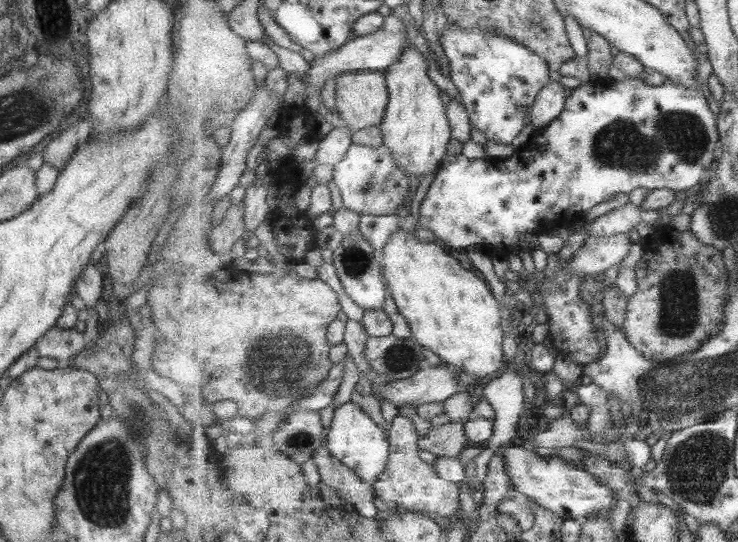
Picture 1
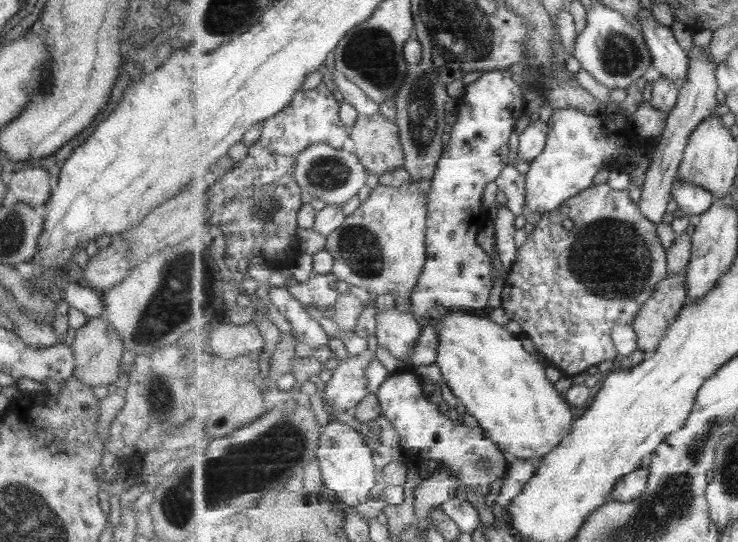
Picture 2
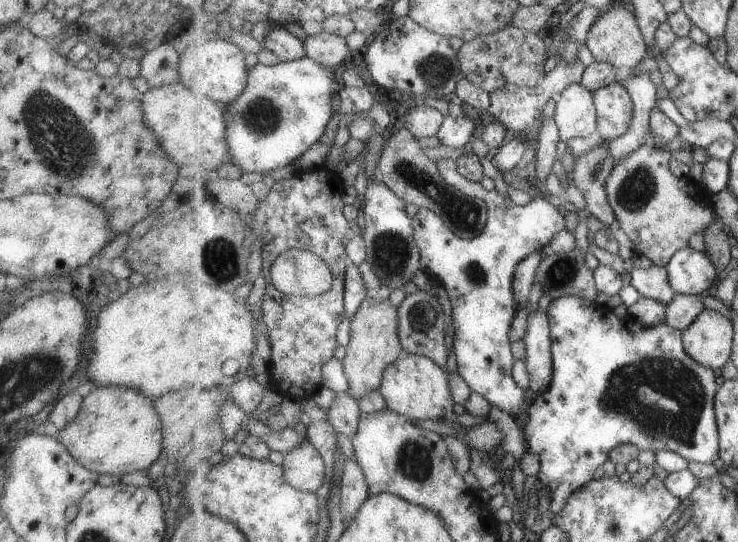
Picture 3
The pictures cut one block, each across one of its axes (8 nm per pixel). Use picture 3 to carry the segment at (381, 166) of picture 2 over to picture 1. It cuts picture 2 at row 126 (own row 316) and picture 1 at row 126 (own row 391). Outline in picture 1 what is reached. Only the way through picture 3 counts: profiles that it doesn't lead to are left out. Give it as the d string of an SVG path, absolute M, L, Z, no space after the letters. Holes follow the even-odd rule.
M384 71L345 72L337 77L338 112L353 131L363 130L369 126L380 126L390 100L389 87Z

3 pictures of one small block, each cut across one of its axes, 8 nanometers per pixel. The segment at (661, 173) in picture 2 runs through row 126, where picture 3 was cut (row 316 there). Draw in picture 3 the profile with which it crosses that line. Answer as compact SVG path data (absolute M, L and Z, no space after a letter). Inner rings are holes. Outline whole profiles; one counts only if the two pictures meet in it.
M677 293L673 300L666 304L666 323L684 331L704 310L705 304L699 300L699 296Z

